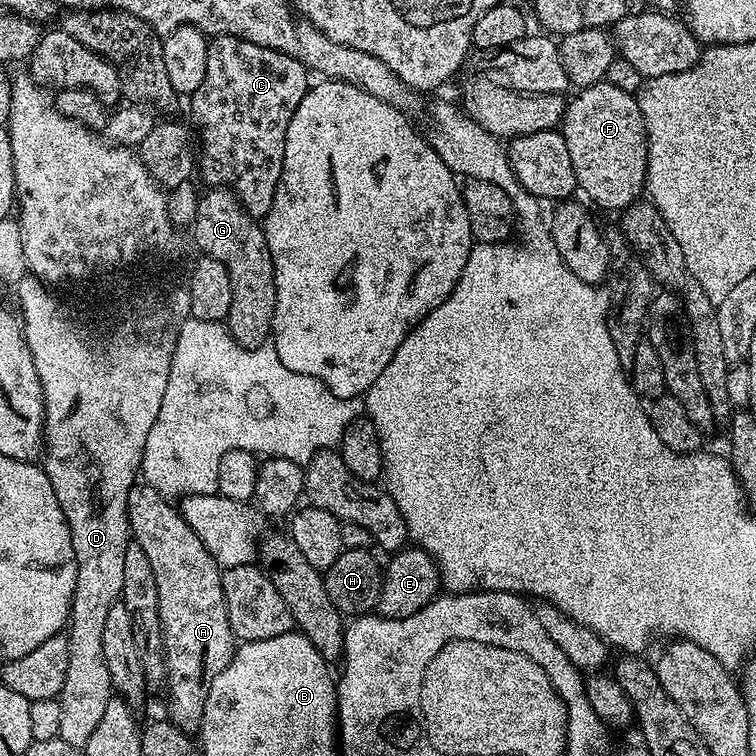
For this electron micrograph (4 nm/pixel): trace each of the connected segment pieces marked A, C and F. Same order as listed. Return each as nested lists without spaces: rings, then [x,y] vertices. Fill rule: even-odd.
[[[133,484],[128,495],[128,530],[133,541],[142,546],[154,570],[155,585],[158,588],[158,614],[164,633],[164,664],[168,668],[166,693],[168,692],[167,719],[185,732],[192,734],[204,720],[204,707],[208,688],[230,666],[236,653],[238,641],[230,630],[230,618],[226,614],[226,594],[222,590],[222,571],[216,559],[202,546],[198,534],[190,530],[179,507],[169,497],[163,496],[149,484]]]
[[[242,36],[211,37],[206,54],[206,78],[202,78],[202,86],[190,96],[198,129],[198,176],[208,186],[227,188],[251,216],[259,220],[266,217],[284,169],[286,130],[309,87],[308,69],[294,58],[273,48],[258,46]]]
[[[606,82],[579,89],[575,95],[573,100],[567,101],[562,131],[566,138],[566,150],[570,150],[570,162],[574,166],[579,191],[584,191],[600,208],[628,208],[641,199],[648,178],[648,131],[640,101],[633,93],[618,90],[618,86],[610,86]]]

